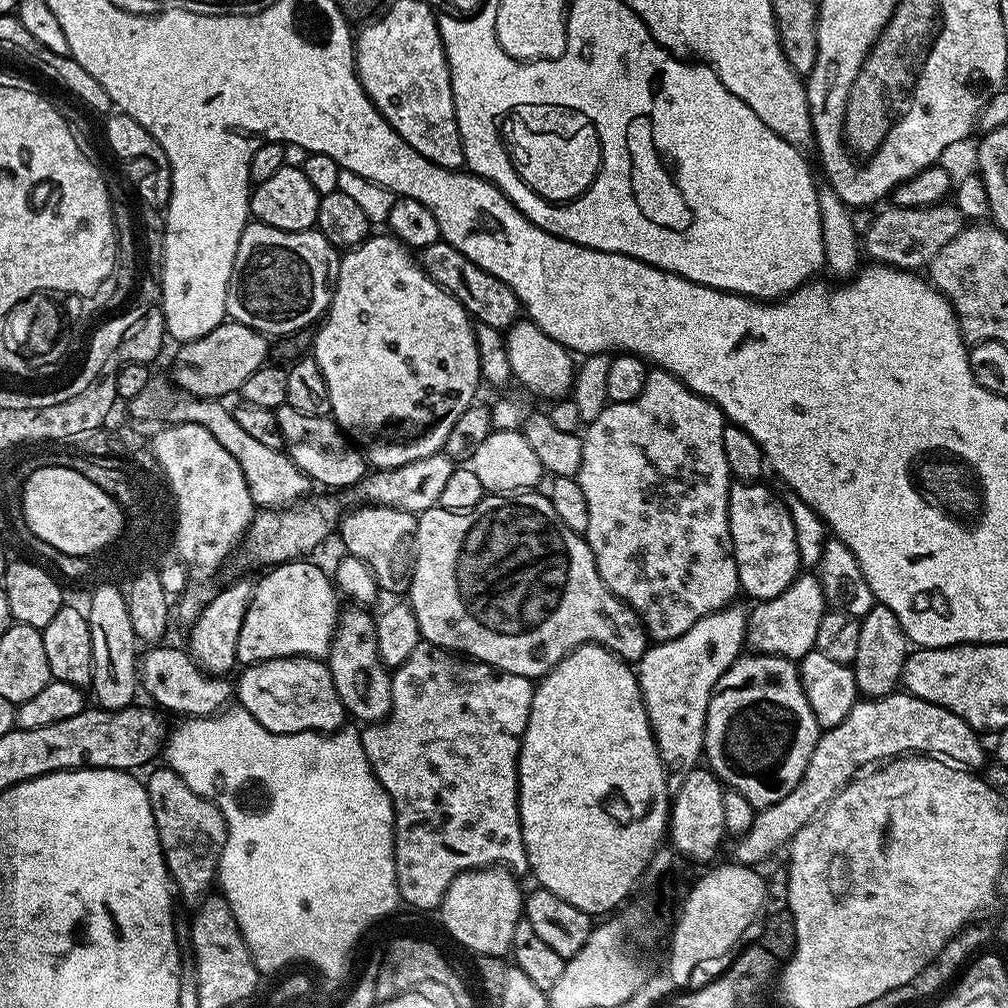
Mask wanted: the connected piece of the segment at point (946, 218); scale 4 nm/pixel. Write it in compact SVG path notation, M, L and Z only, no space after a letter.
M941 202L931 204L925 208L898 208L888 206L885 212L880 212L872 220L868 232L863 233L862 248L865 253L872 255L871 259L878 264L888 264L891 268L902 268L905 270L924 270L927 269L928 263L946 246L946 242L954 242L958 234L966 227L966 218L956 209L955 203Z

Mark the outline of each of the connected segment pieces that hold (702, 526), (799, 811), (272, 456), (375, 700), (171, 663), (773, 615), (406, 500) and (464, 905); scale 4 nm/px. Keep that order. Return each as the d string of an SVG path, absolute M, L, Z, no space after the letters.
M652 370L646 378L646 387L642 389L642 394L638 394L638 398L634 398L634 402L609 403L596 418L586 424L582 432L582 466L575 478L582 486L582 494L586 494L586 507L590 510L586 539L594 554L598 574L619 600L625 600L638 613L644 629L656 642L673 640L686 634L686 630L690 630L690 626L694 626L698 618L706 618L706 614L714 614L727 608L737 599L736 592L738 596L741 591L728 525L728 492L732 488L734 477L728 469L726 449L722 447L725 423L724 412L714 402L710 402L705 396L694 394L694 390L687 388L674 374Z
M903 690L888 696L857 699L850 714L846 714L838 726L821 731L814 754L810 754L806 774L802 774L802 782L798 782L798 786L794 786L782 802L757 811L750 830L735 841L735 863L760 866L780 847L781 851L792 836L802 830L802 826L816 819L832 799L841 795L846 786L857 779L861 770L879 765L876 764L879 760L891 762L909 754L927 754L955 762L968 770L980 770L976 768L984 764L984 748L976 736L979 736L977 729L962 722L958 714L950 714L950 710L917 696L909 696Z
M153 374L150 382L139 394L134 394L134 398L127 401L126 408L136 420L148 424L153 420L156 426L167 426L170 424L197 424L206 426L214 438L218 438L234 462L242 466L242 474L246 478L246 484L250 486L250 496L253 505L264 510L279 510L290 508L294 504L300 503L313 491L314 485L310 477L302 470L298 470L296 463L288 457L287 451L280 448L265 446L263 442L257 442L251 434L246 434L238 422L234 422L232 408L223 399L202 398L201 396L191 396L189 392L181 392L171 379L168 380L159 374Z
M360 606L345 607L340 613L340 623L336 625L336 633L332 639L332 650L326 657L330 674L334 678L334 690L338 690L338 698L342 698L342 706L349 717L364 720L365 725L379 724L386 719L392 709L392 677L385 668L378 654L378 634L373 613Z
M152 646L147 649L148 653L145 656L143 653L142 688L157 700L155 703L165 713L177 712L180 718L215 716L229 703L228 699L230 701L233 699L234 684L231 679L208 675L204 669L198 667L183 647L180 647L181 649L164 647Z
M801 574L796 577L795 582L788 589L782 594L778 594L778 598L761 600L755 607L756 609L748 612L748 638L746 641L747 647L753 653L761 656L784 656L790 661L798 662L805 654L815 649L818 626L821 625L826 611L826 601L819 575Z
M443 452L419 459L418 462L408 462L405 466L375 469L367 473L359 483L350 489L353 503L364 506L373 504L386 505L388 508L404 509L418 516L426 509L435 508L439 503L442 491L447 485L447 479L453 474L456 465Z
M489 866L487 868L473 868L470 872L459 872L450 882L440 903L438 915L444 919L444 928L464 948L476 952L477 957L504 956L512 947L514 928L522 918L524 911L525 893L520 892L520 884L515 875L503 866Z

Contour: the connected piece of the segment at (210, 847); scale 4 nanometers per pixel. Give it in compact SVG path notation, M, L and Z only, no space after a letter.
M155 768L146 779L146 787L162 854L179 899L181 896L185 906L195 910L208 899L217 883L222 850L228 841L228 827L213 800L194 794L194 790L190 790L172 768Z

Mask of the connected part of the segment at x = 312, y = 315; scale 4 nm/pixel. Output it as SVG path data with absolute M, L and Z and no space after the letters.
M249 222L242 230L238 254L228 287L228 311L231 319L264 333L269 338L288 336L307 324L315 325L328 311L334 287L334 269L338 263L337 249L319 230L287 232L259 222Z

